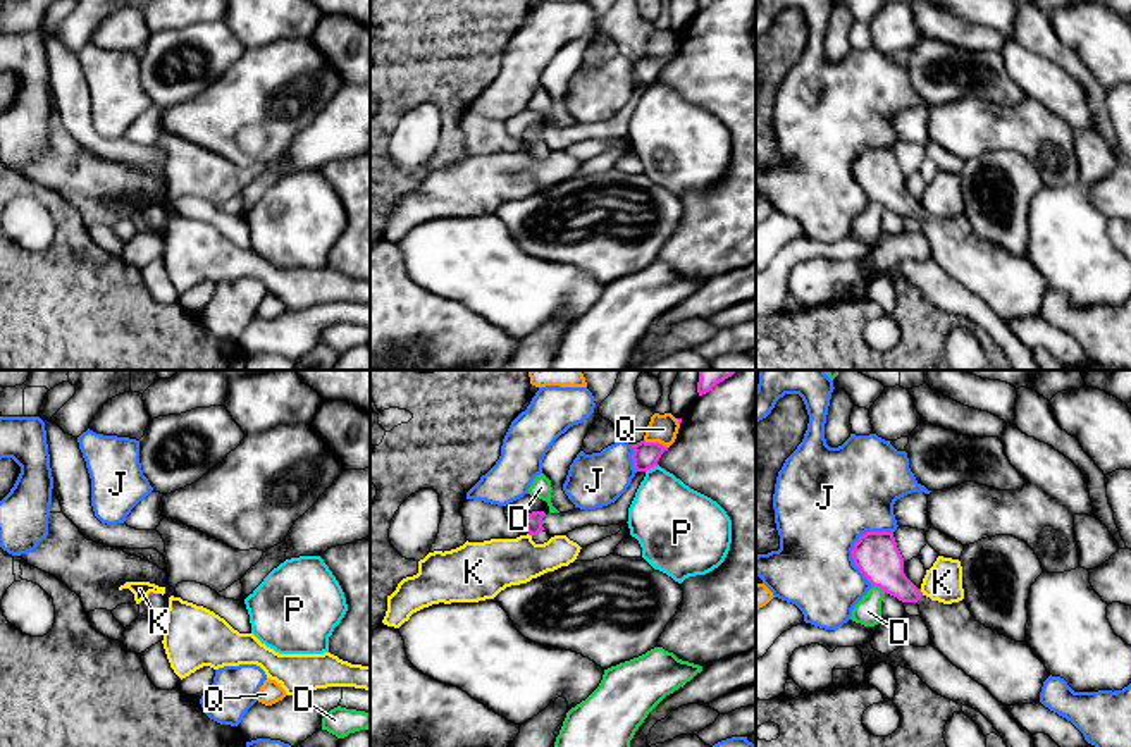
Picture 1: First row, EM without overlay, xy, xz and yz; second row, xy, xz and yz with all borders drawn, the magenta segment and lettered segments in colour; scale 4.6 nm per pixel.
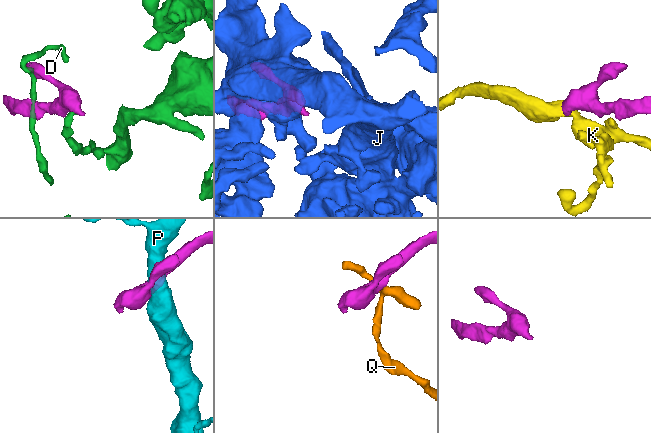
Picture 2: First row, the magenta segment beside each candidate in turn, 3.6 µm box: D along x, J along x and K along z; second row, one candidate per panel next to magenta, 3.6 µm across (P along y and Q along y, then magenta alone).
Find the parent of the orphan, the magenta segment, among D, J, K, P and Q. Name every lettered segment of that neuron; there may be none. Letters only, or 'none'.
none

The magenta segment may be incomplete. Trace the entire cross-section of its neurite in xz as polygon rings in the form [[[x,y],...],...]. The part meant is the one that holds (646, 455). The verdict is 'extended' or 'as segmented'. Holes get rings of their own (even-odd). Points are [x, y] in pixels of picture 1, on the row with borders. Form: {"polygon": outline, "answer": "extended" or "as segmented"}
{"polygon": [[[646,441],[632,444],[632,448],[633,448],[632,454],[633,468],[637,472],[647,472],[658,466],[661,454],[668,451],[668,448],[659,442],[646,442]]], "answer": "as segmented"}

